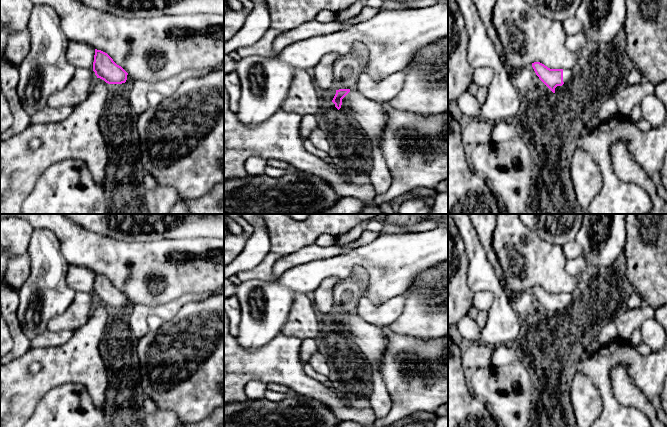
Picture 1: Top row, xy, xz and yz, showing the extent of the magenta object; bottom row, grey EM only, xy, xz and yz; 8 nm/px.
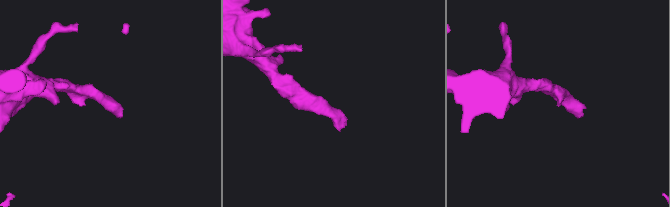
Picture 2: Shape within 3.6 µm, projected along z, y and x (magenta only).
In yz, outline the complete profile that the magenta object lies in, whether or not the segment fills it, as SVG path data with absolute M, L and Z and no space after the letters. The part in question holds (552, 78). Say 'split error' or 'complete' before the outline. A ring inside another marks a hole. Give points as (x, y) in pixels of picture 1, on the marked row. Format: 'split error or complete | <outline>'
split error | M540 62L532 63L539 79L553 92L563 92L571 86L573 71L568 69L550 69Z

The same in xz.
split error | M355 88L336 90L332 102L339 111L353 116L370 137L373 145L373 164L369 178L375 195L386 193L391 185L392 177L379 143L379 137L388 122L385 111L379 102L364 97Z

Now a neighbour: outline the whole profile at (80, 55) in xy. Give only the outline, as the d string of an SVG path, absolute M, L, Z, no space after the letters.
M69 41L66 49L68 62L76 68L93 70L95 48L83 42Z

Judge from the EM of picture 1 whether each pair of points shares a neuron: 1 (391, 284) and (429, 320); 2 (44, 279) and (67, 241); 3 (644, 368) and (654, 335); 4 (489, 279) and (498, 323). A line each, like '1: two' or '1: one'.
1: two
2: two
3: two
4: one

